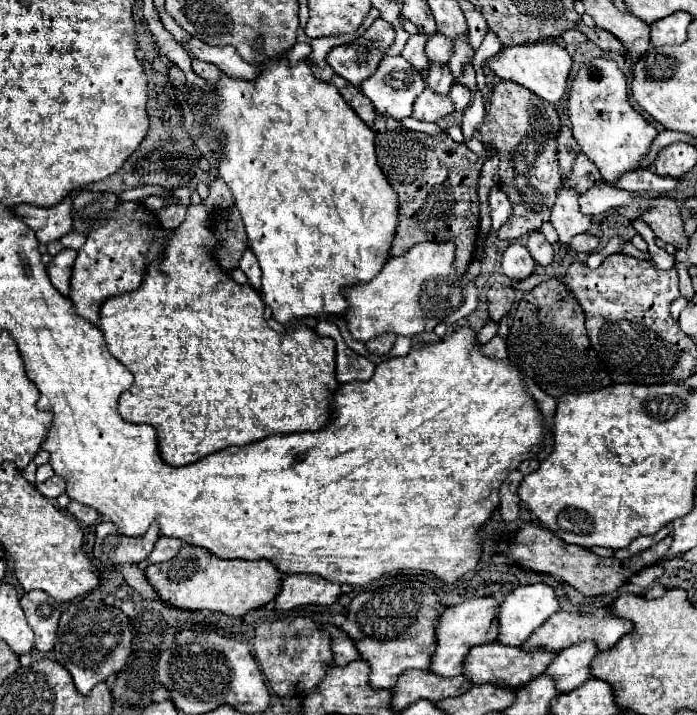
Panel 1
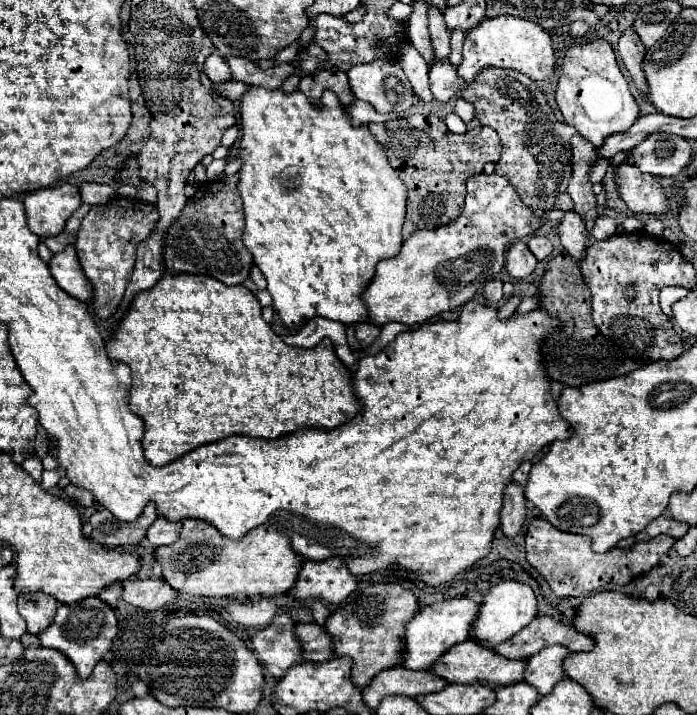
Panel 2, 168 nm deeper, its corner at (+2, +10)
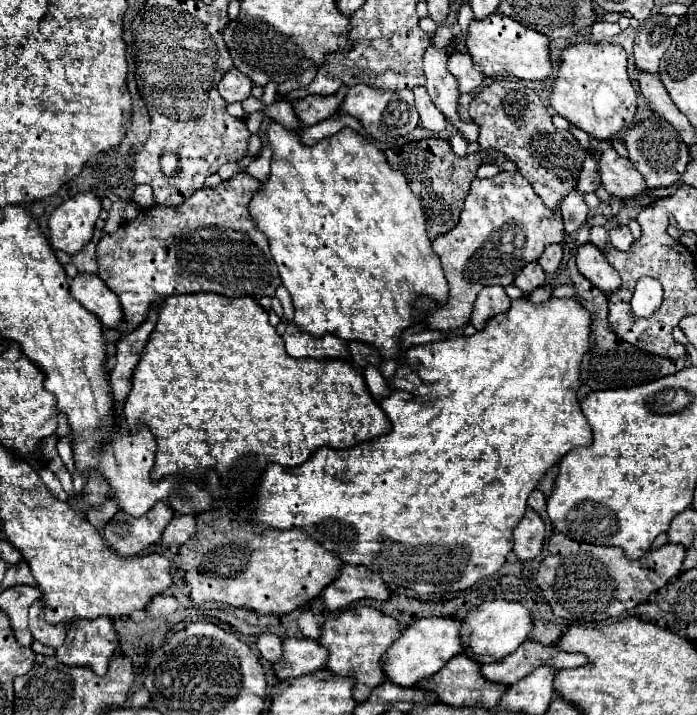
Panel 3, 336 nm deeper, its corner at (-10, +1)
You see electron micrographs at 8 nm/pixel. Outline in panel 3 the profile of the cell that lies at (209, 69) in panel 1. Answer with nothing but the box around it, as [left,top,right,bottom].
[218,68,254,104]

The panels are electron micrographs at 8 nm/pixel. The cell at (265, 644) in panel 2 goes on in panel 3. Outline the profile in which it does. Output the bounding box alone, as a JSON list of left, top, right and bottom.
[256,634,282,662]

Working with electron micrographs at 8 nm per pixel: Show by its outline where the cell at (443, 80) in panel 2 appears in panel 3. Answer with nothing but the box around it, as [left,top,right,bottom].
[448,50,484,94]

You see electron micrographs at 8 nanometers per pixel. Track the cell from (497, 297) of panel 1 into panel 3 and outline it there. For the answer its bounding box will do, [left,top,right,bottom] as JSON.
[472,286,510,330]

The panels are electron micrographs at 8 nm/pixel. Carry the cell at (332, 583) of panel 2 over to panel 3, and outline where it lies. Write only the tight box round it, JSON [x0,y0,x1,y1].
[322,566,390,610]

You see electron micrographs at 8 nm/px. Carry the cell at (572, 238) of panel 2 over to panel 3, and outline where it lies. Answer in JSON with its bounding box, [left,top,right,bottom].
[576,242,622,296]

